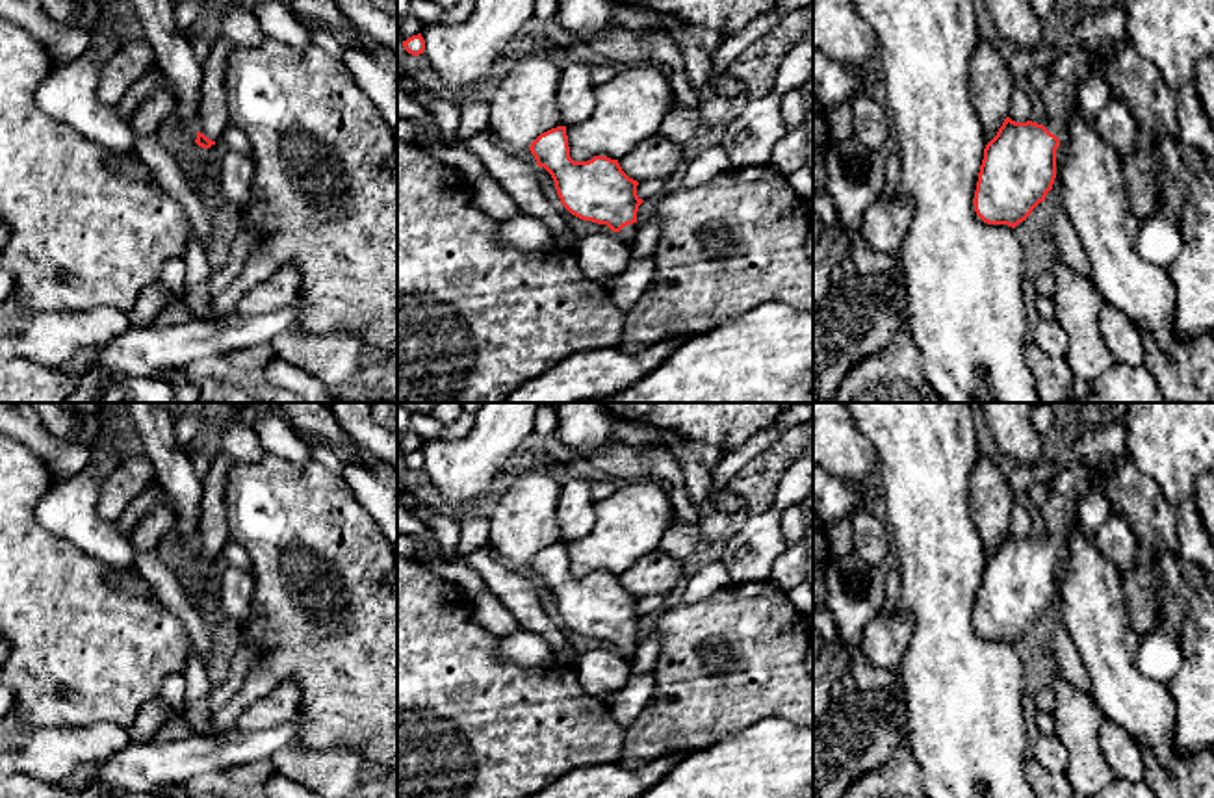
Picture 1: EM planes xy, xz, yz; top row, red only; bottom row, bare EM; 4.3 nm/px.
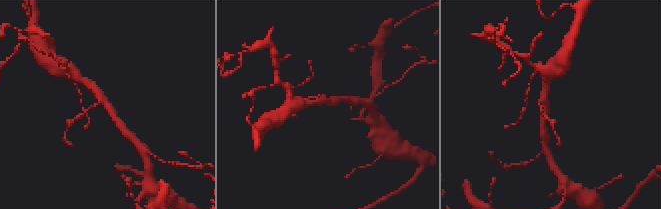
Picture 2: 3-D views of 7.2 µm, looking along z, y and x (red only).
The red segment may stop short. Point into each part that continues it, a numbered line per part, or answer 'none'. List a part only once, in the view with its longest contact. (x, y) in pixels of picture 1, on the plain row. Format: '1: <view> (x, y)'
1: xz (628, 650)

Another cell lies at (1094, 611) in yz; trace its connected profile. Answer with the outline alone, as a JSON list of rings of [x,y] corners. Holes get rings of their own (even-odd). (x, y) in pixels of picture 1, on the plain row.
[[[1077,518],[1065,557],[1067,572],[1058,586],[1062,616],[1091,681],[1091,698],[1106,720],[1117,724],[1136,742],[1145,744],[1158,763],[1173,772],[1177,709],[1168,685],[1145,677],[1136,664],[1140,638],[1129,624],[1121,572],[1101,555],[1095,536],[1078,529]]]

